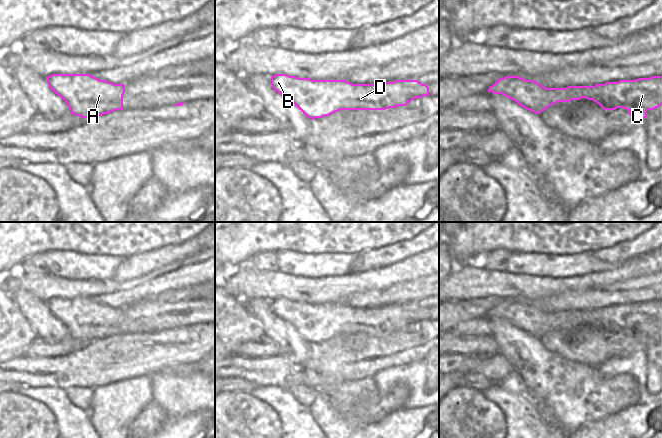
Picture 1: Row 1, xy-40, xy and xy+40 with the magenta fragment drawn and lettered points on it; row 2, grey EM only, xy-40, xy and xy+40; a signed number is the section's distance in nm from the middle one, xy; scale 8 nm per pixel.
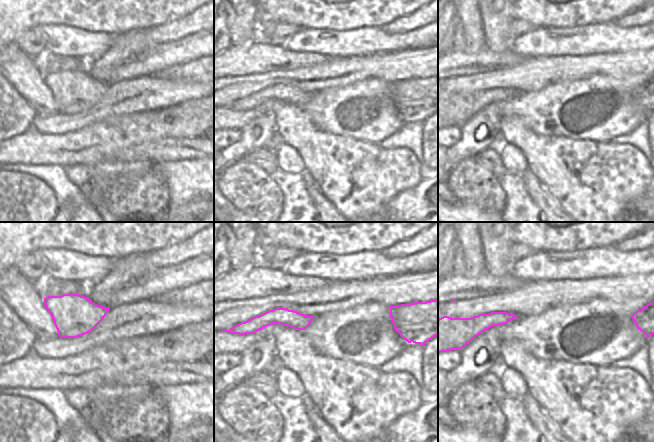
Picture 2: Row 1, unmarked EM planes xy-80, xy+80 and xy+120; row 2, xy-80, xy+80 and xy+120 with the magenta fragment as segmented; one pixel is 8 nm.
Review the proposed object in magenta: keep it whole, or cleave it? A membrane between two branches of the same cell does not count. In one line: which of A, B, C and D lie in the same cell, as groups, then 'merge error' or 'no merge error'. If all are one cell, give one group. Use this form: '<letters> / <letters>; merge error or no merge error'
A B C D; no merge error

